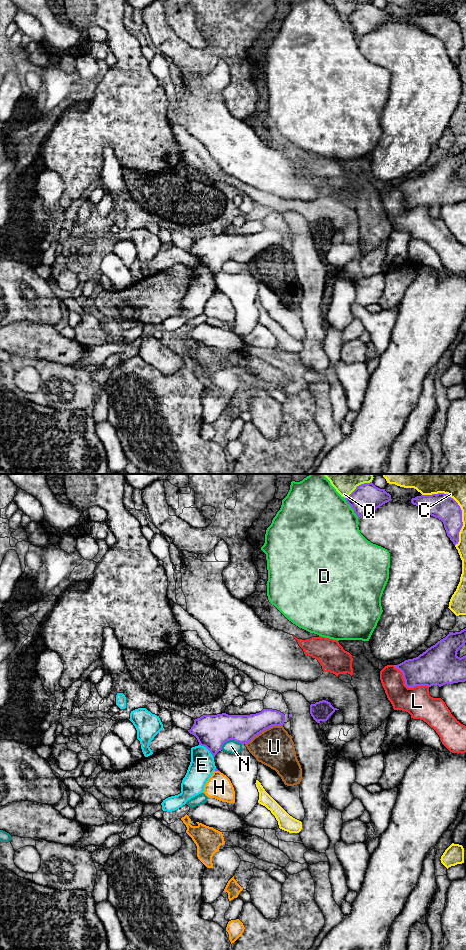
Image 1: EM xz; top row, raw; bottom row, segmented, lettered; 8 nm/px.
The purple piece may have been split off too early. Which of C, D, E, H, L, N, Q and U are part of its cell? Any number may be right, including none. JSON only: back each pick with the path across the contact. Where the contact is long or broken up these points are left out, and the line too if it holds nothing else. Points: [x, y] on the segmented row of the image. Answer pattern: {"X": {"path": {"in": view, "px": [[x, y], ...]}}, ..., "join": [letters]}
{"join": []}

